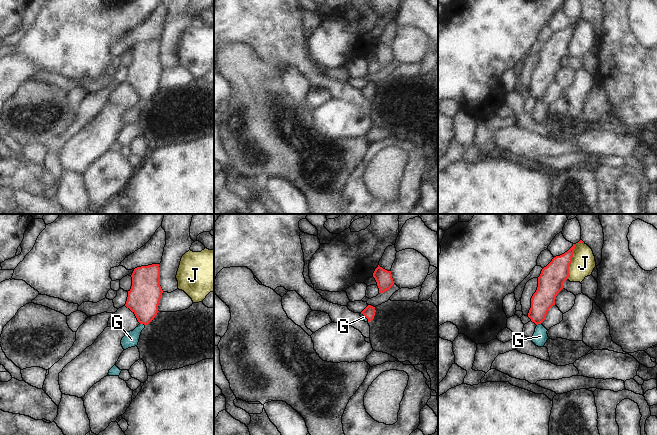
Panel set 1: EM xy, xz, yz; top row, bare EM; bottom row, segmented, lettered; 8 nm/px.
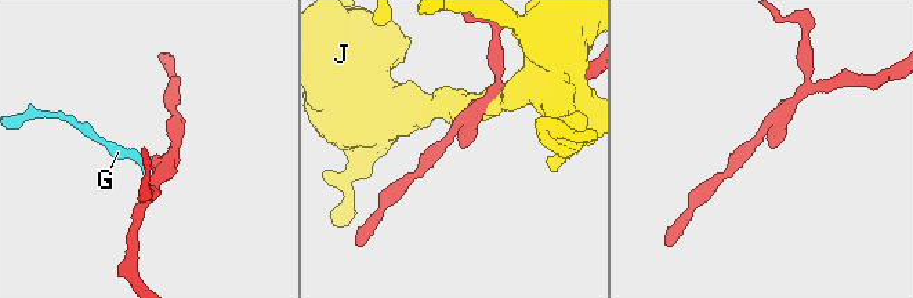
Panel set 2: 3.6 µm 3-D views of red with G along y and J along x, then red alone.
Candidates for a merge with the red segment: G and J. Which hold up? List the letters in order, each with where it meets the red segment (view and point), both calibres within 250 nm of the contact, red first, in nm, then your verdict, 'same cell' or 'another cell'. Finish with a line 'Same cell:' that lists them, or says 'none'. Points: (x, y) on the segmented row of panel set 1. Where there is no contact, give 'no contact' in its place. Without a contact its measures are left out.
G: contact xy (142, 323); calibres 260 and 120 nm; same cell
J: contact yz (571, 261); calibres 200 and 190 nm; another cell
Same cell: G

